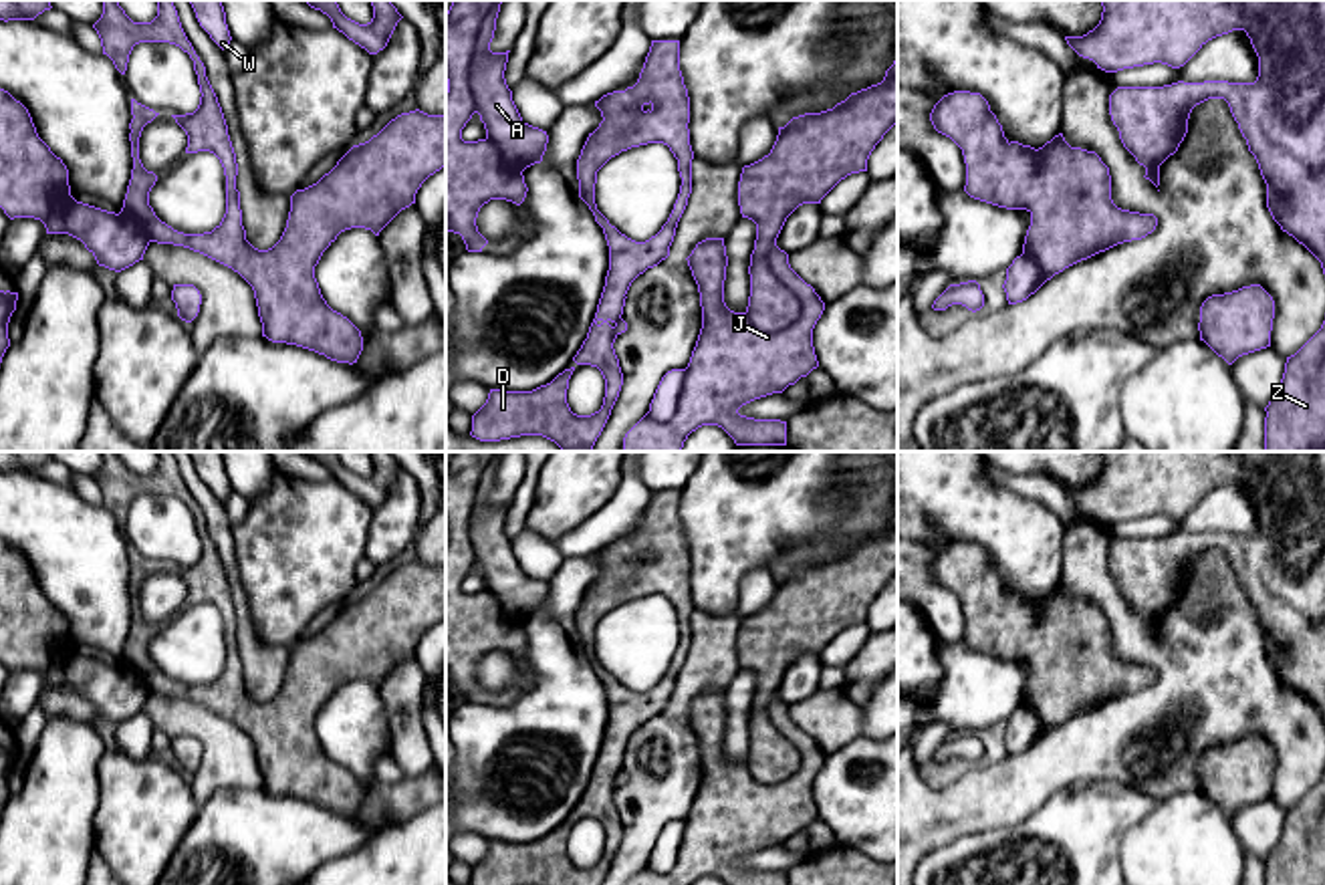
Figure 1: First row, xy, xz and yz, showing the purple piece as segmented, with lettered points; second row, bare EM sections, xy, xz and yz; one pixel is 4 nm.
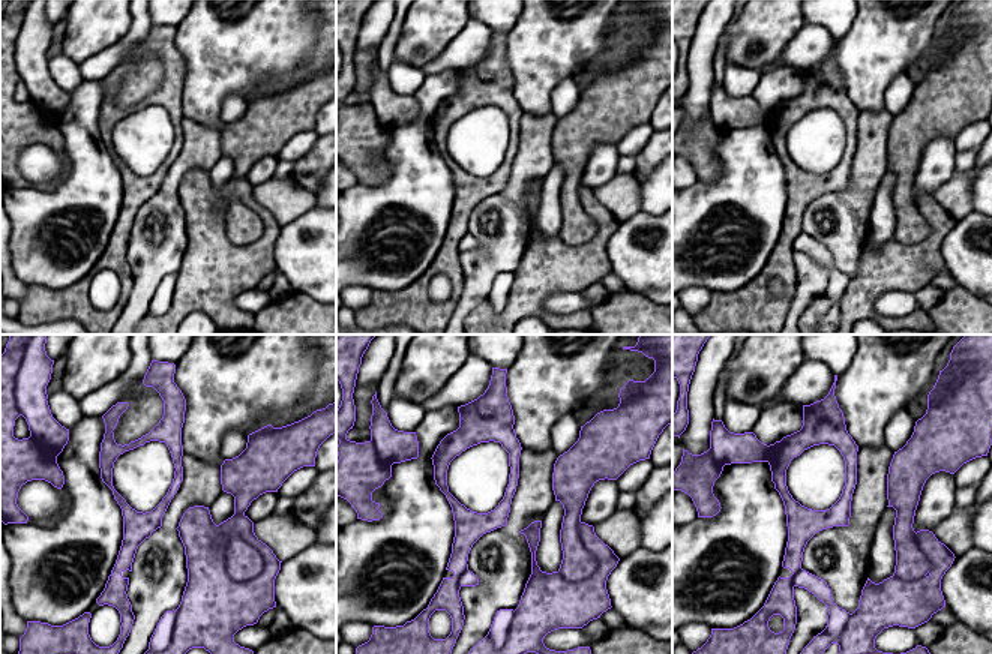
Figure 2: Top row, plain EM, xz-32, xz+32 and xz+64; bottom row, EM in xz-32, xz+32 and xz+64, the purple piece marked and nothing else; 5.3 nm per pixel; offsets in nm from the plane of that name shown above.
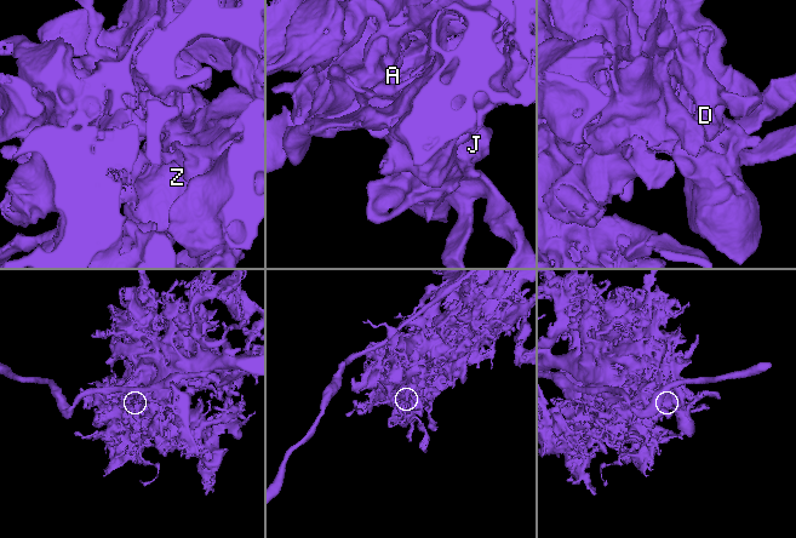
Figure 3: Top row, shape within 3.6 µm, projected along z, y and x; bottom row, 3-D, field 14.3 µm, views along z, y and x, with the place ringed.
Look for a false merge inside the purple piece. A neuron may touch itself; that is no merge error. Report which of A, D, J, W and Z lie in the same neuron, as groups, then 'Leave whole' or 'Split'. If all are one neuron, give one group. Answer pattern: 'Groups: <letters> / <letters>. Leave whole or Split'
Groups: A / D J W Z. Split

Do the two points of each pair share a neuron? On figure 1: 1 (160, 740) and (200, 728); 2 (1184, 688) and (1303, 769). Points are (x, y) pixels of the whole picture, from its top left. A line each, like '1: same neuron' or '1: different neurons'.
1: different neurons
2: same neuron

